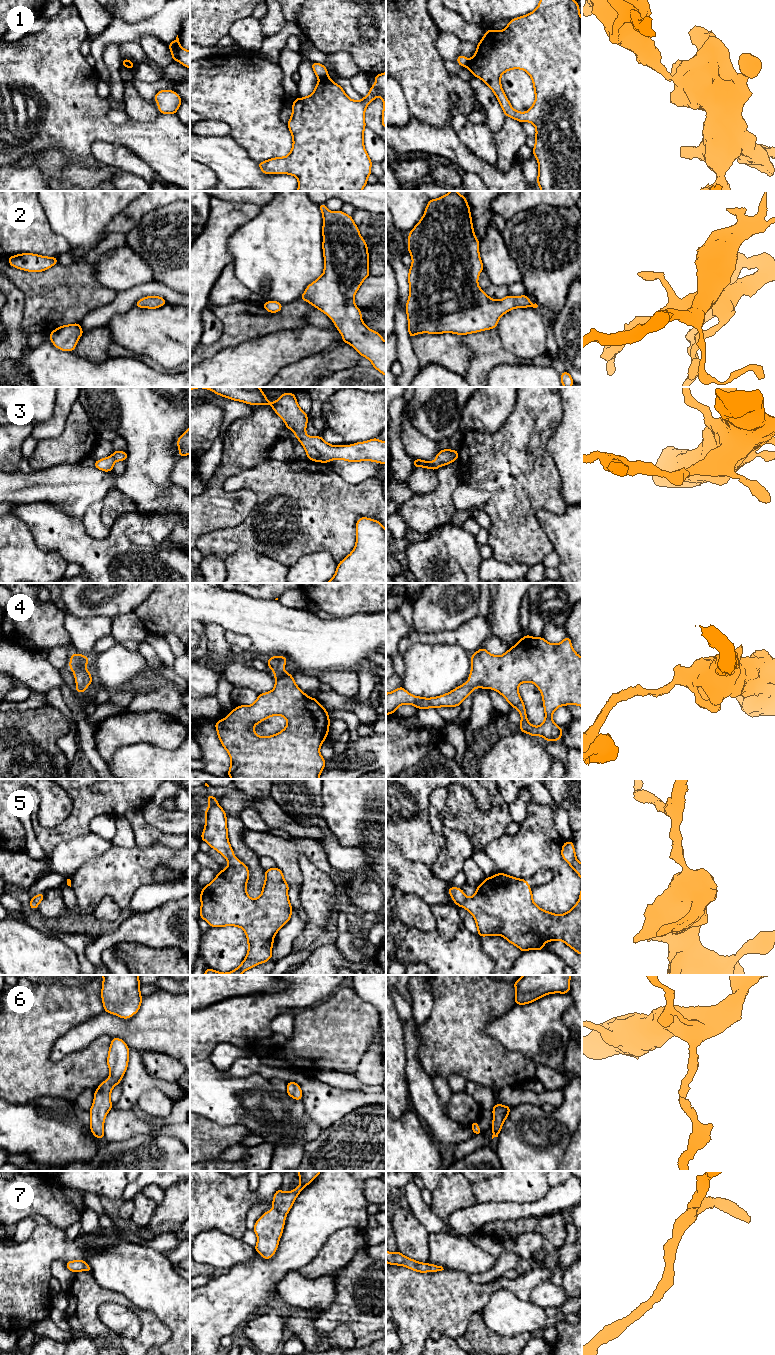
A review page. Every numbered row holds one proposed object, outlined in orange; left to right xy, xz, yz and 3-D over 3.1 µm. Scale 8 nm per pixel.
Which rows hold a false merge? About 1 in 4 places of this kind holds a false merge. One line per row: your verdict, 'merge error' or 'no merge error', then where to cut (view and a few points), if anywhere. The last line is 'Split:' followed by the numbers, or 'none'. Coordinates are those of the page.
1: merge error | xz (327, 75), (319, 78)
2: no merge error | no cut
3: no merge error | no cut
4: no merge error | no cut
5: no merge error | no cut
6: no merge error | no cut
7: no merge error | no cut
Split: 1

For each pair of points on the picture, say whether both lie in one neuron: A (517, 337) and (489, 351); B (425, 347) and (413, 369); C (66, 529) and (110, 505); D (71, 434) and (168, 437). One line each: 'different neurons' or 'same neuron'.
A: different neurons
B: different neurons
C: different neurons
D: different neurons

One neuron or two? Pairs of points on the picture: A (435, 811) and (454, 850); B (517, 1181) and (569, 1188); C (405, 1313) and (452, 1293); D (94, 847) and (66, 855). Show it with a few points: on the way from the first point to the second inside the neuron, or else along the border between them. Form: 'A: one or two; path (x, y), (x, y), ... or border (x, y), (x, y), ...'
A: one; path (435, 821), (452, 840)
B: two; border (551, 1187), (540, 1199), (532, 1202)
C: one; path (417, 1307), (422, 1302), (440, 1301)
D: one; path (87, 847), (73, 854)

